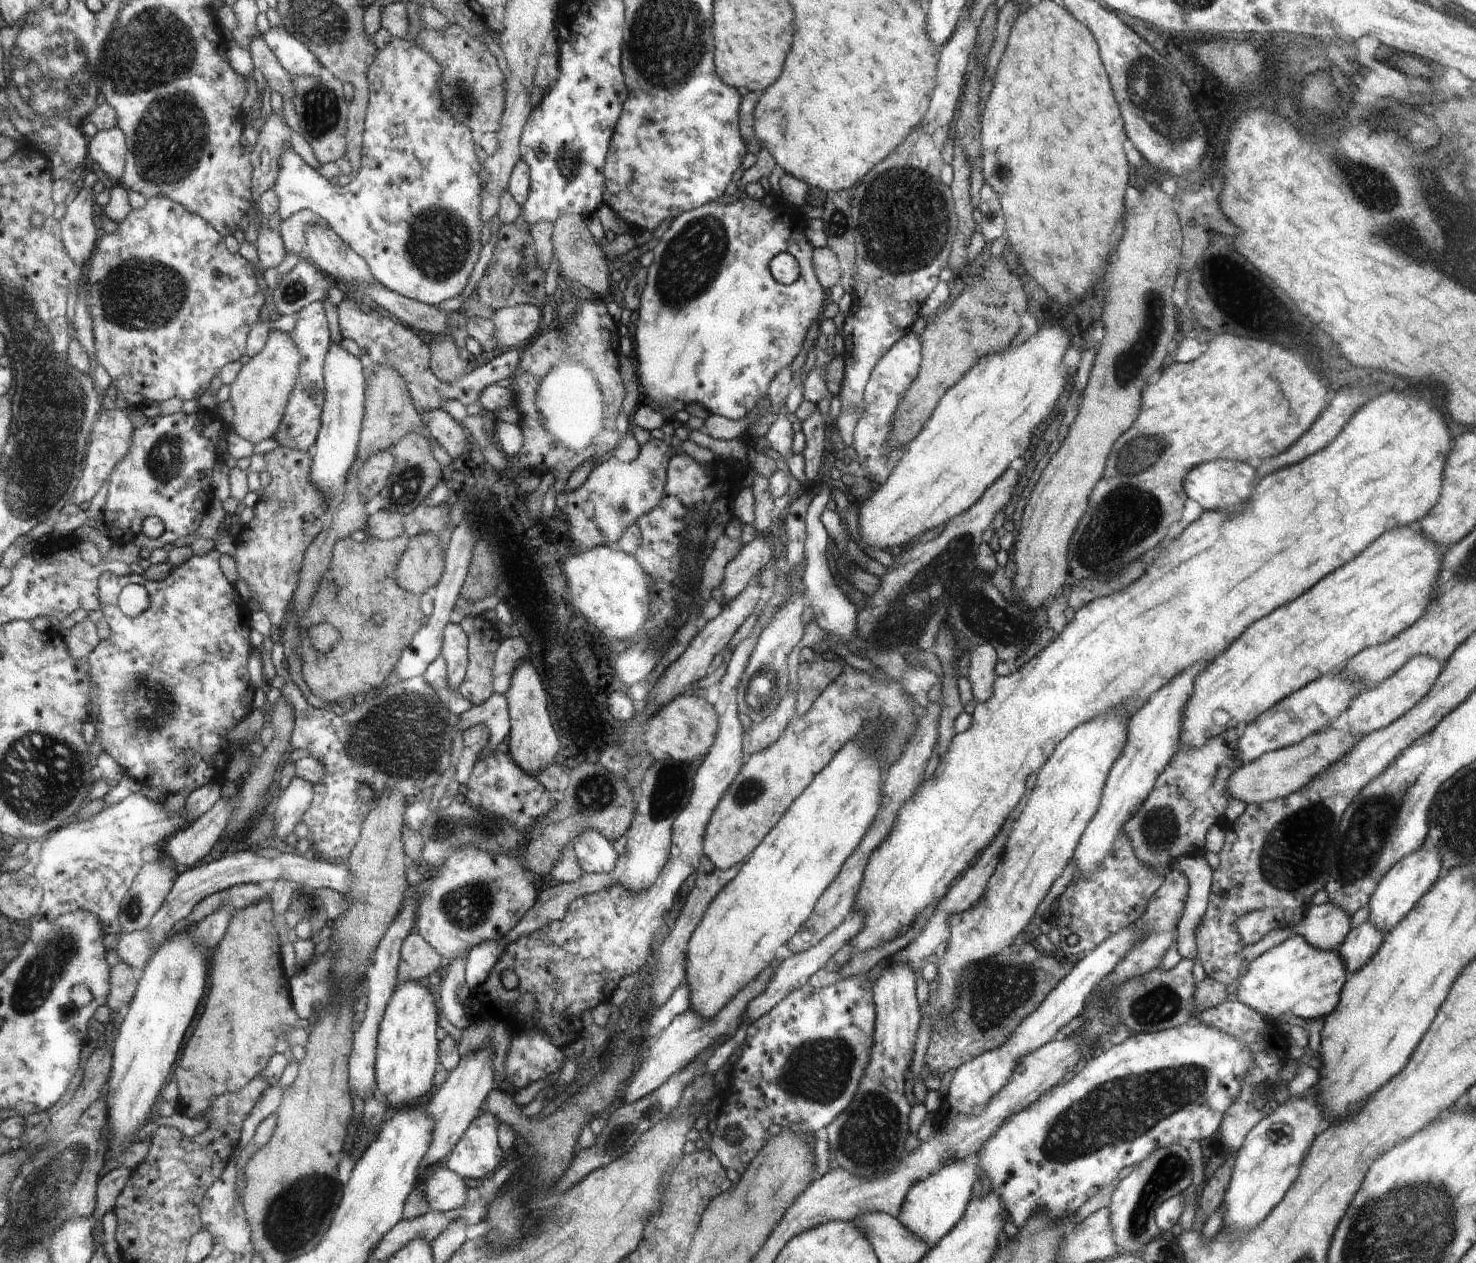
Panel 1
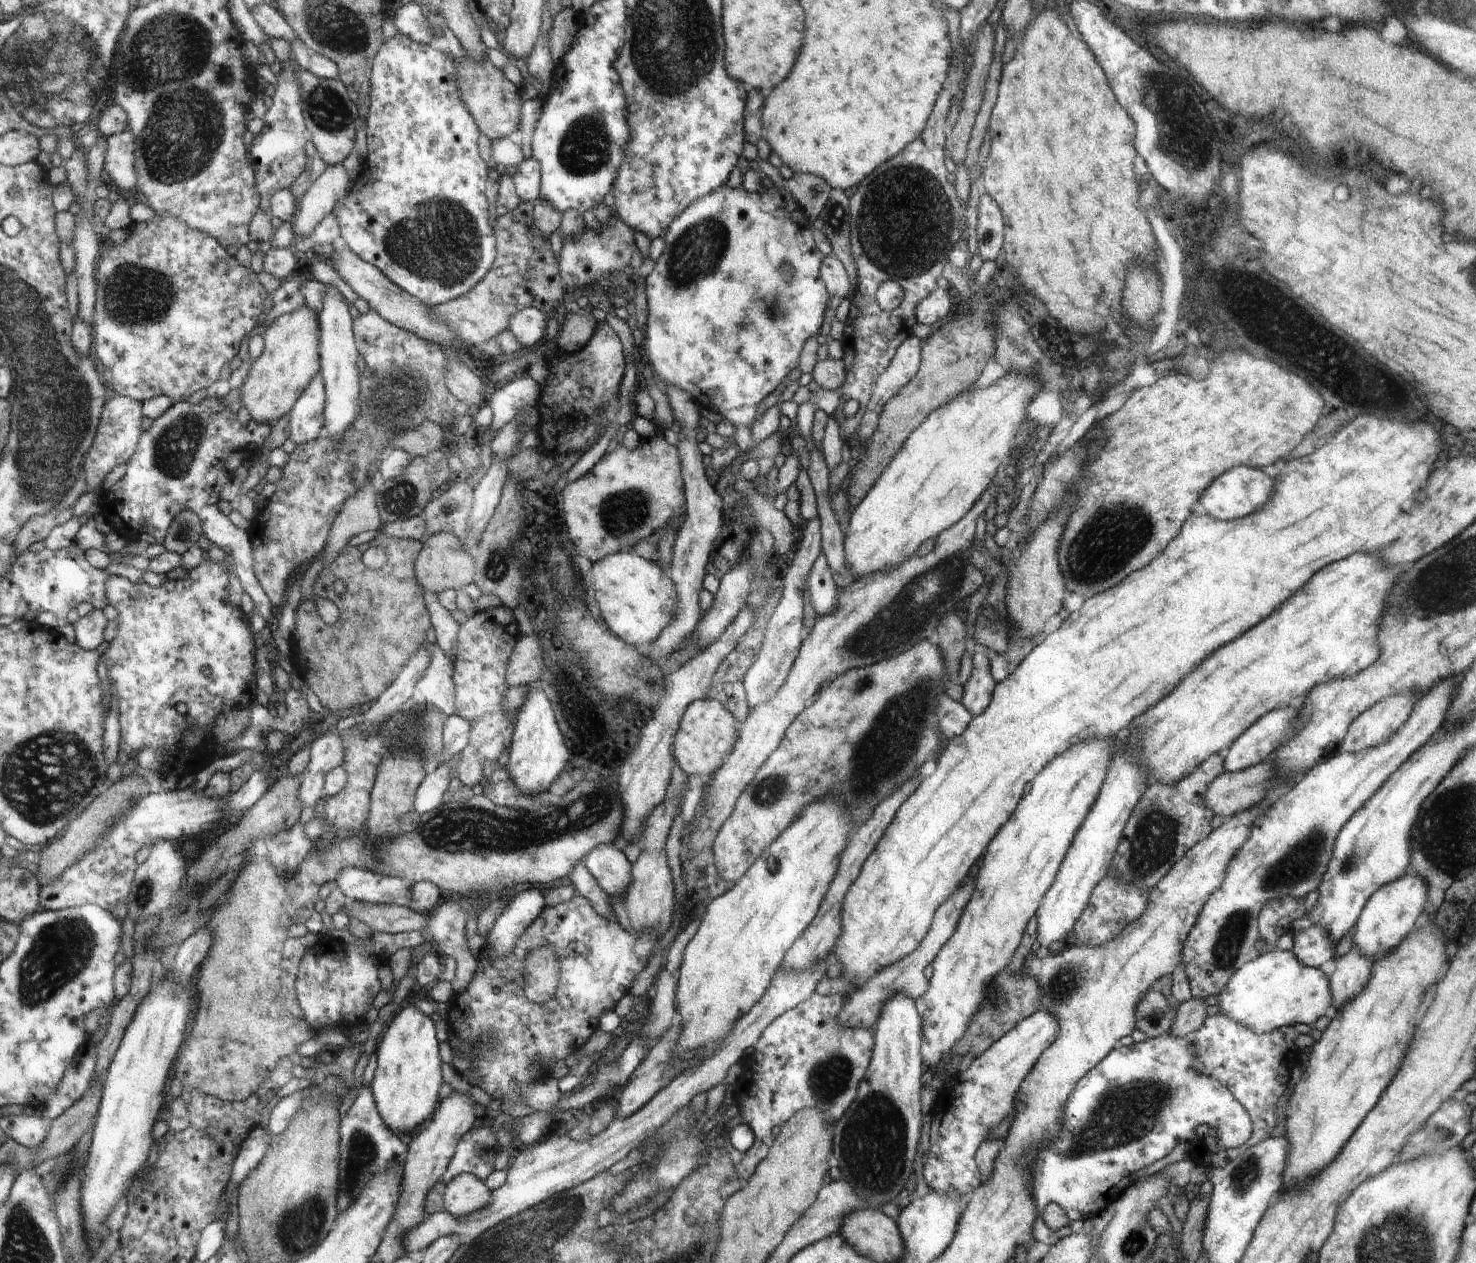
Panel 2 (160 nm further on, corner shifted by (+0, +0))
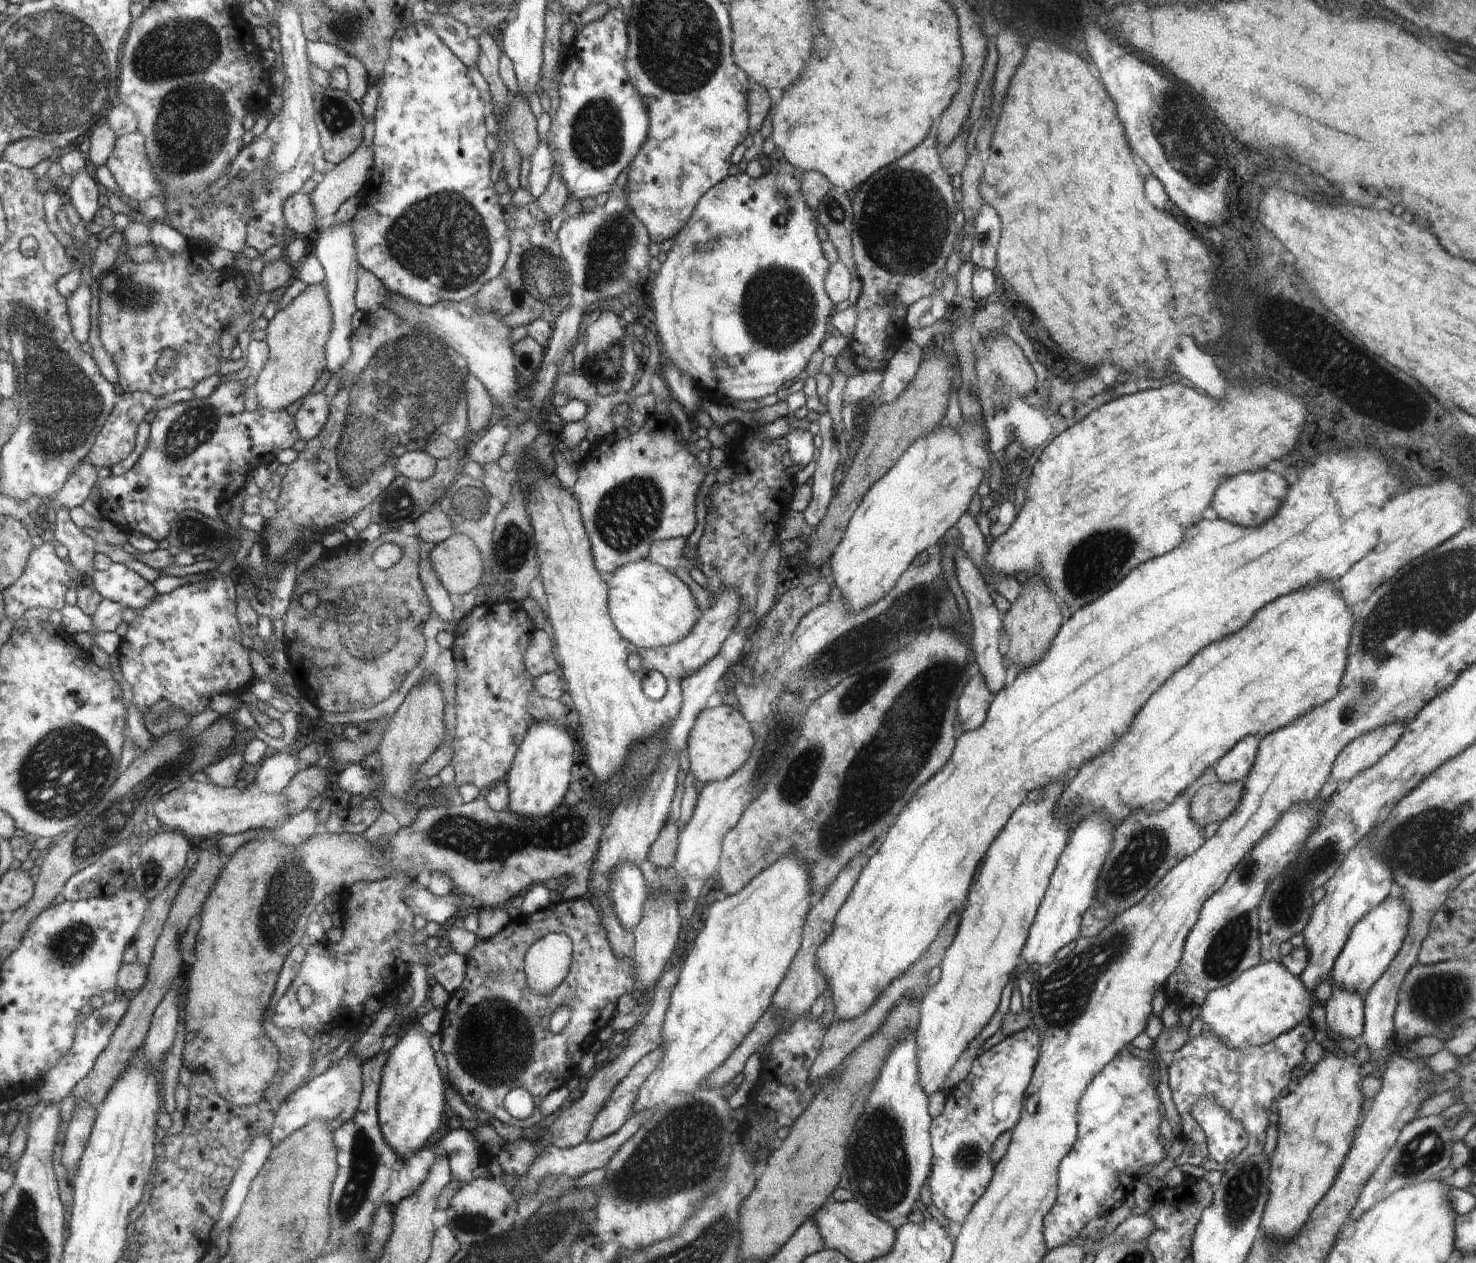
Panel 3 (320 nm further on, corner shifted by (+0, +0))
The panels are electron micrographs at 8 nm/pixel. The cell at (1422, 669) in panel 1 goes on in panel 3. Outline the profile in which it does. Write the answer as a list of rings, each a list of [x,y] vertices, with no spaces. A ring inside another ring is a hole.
[[[1398,723],[1387,725],[1355,738],[1336,757],[1330,781],[1346,784],[1376,764],[1398,742],[1403,726]]]

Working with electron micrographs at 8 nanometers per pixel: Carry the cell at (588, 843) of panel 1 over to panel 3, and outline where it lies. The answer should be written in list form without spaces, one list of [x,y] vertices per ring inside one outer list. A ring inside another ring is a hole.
[[[620,865],[611,875],[609,879],[609,887],[611,890],[608,894],[613,907],[613,912],[619,918],[622,926],[631,933],[637,928],[643,915],[645,914],[645,903],[649,900],[649,892],[651,891],[643,872],[636,865]]]

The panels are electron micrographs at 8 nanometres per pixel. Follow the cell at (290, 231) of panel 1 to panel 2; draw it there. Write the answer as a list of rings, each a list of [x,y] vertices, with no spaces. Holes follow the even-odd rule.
[[[342,163],[328,165],[321,176],[298,198],[298,212],[292,222],[294,237],[309,236],[314,227],[335,210],[335,206],[353,187],[354,181]]]

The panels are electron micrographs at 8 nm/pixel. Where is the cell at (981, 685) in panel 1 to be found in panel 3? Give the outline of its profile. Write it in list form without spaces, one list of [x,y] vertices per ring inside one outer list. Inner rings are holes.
[[[980,673],[971,678],[957,705],[958,721],[961,722],[963,732],[980,729],[985,724],[993,695]]]

